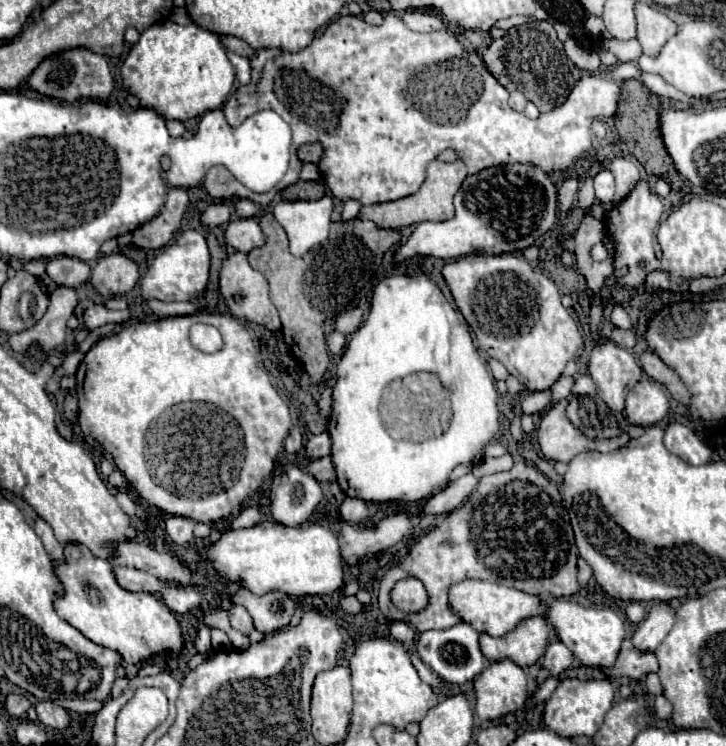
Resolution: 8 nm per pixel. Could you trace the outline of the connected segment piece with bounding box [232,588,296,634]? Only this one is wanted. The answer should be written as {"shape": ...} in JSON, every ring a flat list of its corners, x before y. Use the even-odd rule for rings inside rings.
{"shape":[[240,588,234,594,232,602,242,604,250,612,256,630,264,634,286,626,296,610,294,600,282,592,270,592,264,596,256,596,256,594,250,594,250,590]]}

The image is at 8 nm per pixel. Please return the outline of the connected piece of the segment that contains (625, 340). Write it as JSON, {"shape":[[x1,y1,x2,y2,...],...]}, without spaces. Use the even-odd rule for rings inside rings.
{"shape":[[614,328,610,334,610,340,614,340,618,346,634,346,636,338,632,338,632,330,624,330,624,328]]}

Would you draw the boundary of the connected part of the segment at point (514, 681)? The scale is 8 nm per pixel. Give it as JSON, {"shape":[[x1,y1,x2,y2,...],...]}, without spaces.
{"shape":[[492,662,474,678,476,714,482,720,496,720,524,706,528,696,528,678,524,670,510,662]]}

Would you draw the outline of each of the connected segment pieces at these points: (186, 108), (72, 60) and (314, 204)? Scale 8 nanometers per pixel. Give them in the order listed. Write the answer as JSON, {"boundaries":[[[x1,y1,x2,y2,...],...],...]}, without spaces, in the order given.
{"boundaries":[[[172,20,146,28,140,34,140,40,130,48,120,72,122,72,126,90,140,100,142,108,150,108,164,118,182,120,182,122,194,116,202,116,206,110,220,108,234,86,234,68,222,48,220,36,216,36,214,32,202,30,196,24,180,26]],[[70,48,44,58,28,76,28,86,54,100,78,102,88,96,92,96,92,100,106,100,114,90,114,80,104,56,86,48]],[[330,196,298,202,282,200,274,206,274,218,288,234,290,252,294,256,304,256,312,246,322,244,328,238,332,208,334,204]]]}

